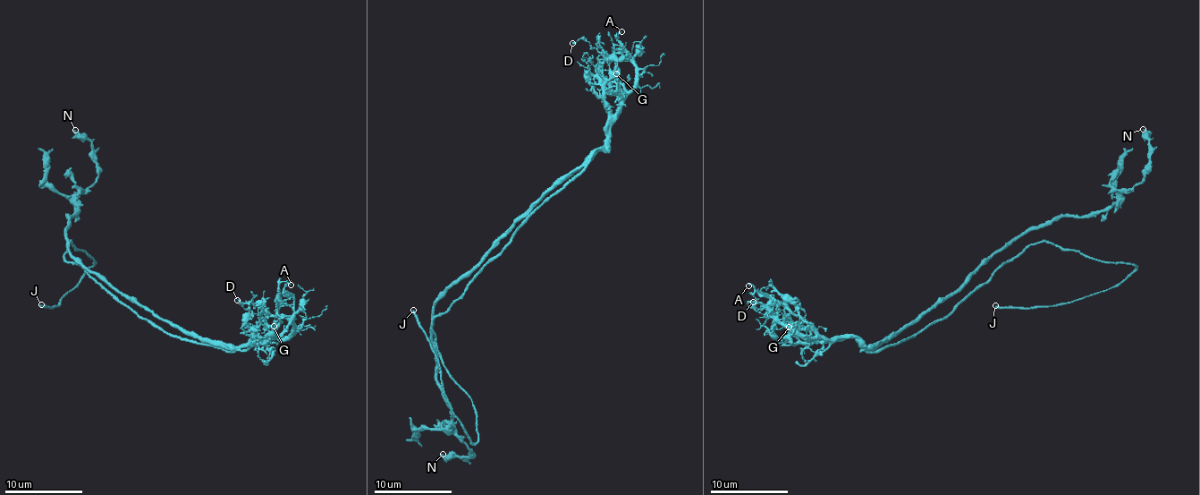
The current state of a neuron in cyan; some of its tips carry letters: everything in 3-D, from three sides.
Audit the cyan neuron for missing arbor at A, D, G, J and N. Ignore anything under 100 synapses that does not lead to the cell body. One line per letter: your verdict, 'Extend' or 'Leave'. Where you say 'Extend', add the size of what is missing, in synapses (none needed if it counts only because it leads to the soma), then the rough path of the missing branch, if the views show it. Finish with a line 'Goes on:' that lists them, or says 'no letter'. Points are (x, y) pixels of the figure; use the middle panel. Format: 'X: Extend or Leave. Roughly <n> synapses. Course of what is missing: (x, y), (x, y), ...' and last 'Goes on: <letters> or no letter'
A: Leave
D: Leave
G: Leave
J: Extend. Course of what is missing: (413, 310), (407, 296), (401, 291), (395, 293)
N: Leave
Goes on: J

